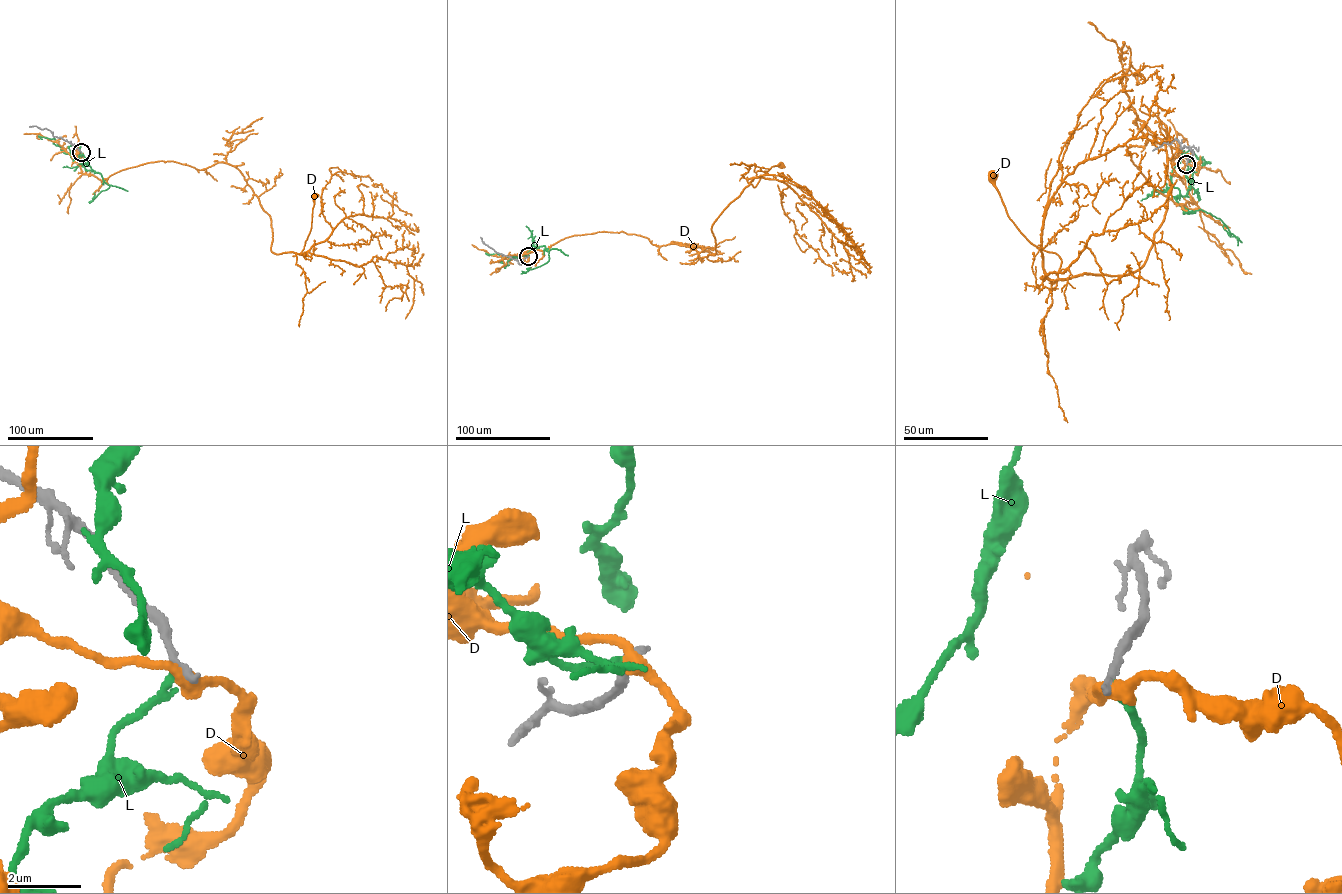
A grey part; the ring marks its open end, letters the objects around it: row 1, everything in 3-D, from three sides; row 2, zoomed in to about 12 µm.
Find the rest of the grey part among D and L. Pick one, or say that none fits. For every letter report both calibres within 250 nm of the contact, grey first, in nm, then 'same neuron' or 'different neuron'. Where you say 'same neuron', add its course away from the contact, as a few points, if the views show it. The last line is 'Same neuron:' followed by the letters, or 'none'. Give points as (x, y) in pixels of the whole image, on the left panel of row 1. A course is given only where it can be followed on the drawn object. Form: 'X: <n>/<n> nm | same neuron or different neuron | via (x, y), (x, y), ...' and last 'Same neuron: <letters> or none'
D: 240/360 nm | different neuron
L: 260/190 nm | different neuron
Same neuron: none

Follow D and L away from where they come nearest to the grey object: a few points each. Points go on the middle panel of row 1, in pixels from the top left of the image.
D: (528, 256), (521, 252), (566, 238), (622, 231), (715, 254), (718, 217), (748, 178), (754, 187), (780, 165)
L: (527, 256), (522, 253), (544, 245), (549, 258), (521, 273)

